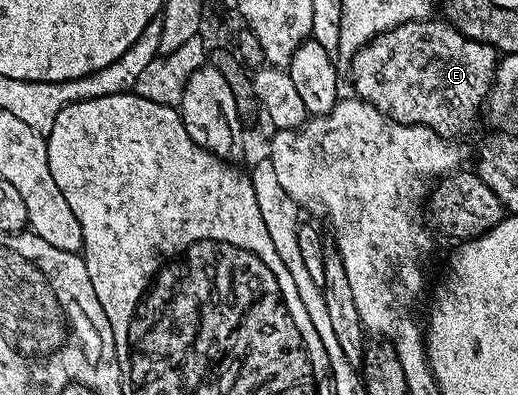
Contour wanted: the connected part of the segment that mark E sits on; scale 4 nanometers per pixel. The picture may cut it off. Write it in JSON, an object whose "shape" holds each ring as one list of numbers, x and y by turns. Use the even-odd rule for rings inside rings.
{"shape":[[427,16,421,20,405,22,399,26,393,26,391,30,385,30,382,34,378,34,371,42,366,43,355,52,354,57,349,59,350,74,354,77,353,93,361,98,363,102,372,104,379,110,381,114,386,115,391,122,403,122,409,126,427,126,432,128,436,133,441,134,444,138,453,139,454,134,458,134,461,130,466,130,474,122,474,117,478,114,478,109,483,109,486,101,486,95,490,92,490,83,494,81,494,71,498,69,500,55,493,46,489,46,487,42,477,42,468,36,464,36,445,20,437,22,434,16]]}

